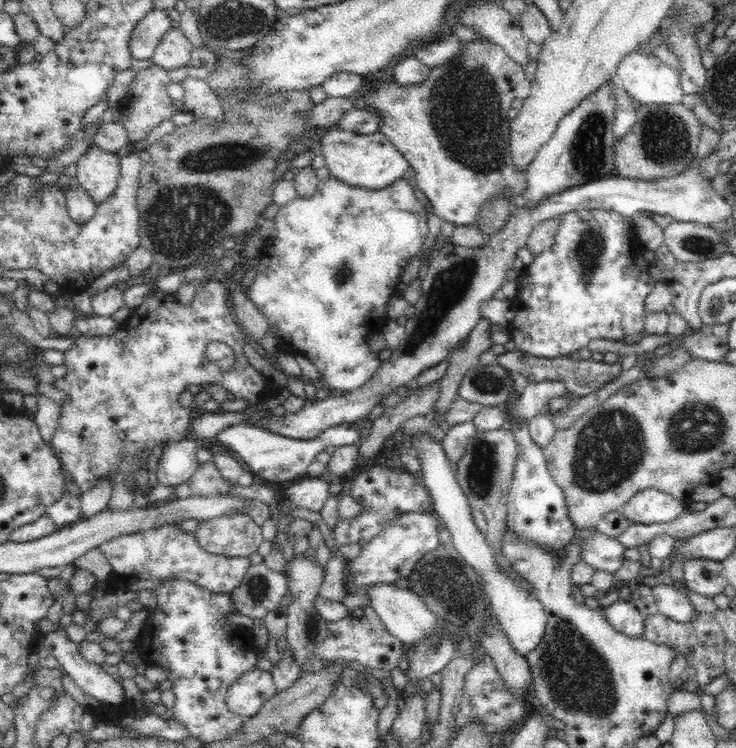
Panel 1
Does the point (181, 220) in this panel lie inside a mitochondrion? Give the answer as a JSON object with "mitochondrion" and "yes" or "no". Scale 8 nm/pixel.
{"mitochondrion":"yes"}

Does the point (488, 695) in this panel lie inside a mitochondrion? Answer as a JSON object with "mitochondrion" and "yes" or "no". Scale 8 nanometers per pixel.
{"mitochondrion":"no"}

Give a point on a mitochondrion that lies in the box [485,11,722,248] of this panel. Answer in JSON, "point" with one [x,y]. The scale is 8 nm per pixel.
{"point":[664,140]}

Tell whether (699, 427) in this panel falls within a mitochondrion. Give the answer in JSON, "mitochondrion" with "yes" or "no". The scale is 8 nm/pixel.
{"mitochondrion":"yes"}

